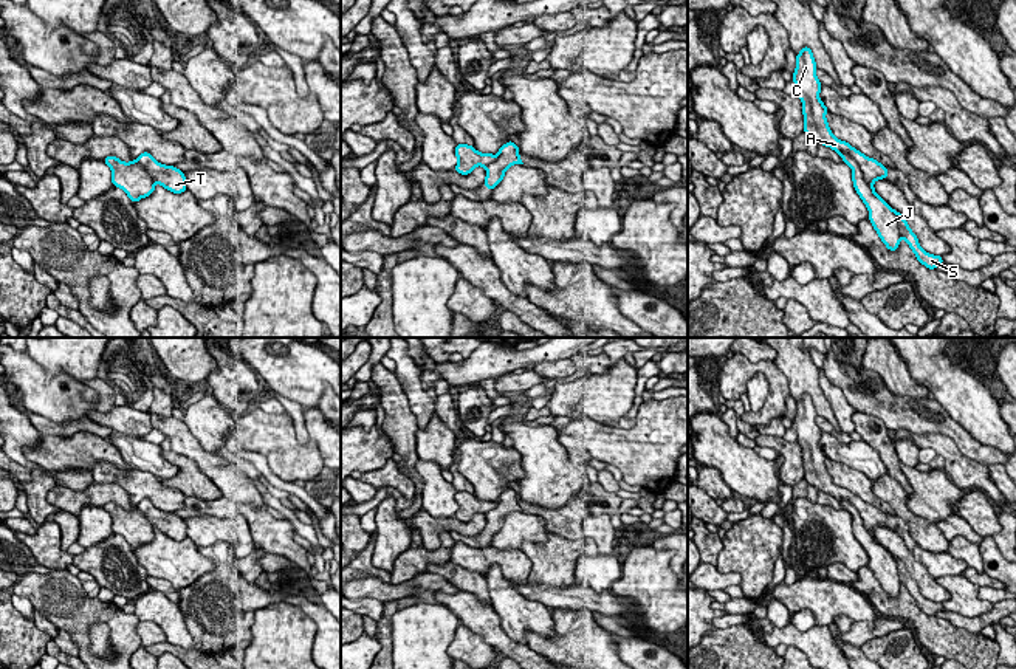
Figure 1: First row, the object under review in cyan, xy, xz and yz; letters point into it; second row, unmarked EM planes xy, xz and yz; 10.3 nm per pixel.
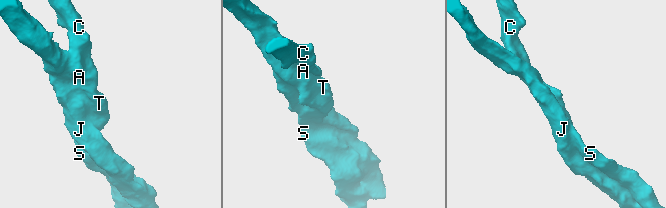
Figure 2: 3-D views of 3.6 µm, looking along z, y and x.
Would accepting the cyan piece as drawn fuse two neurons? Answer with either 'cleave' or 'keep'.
cleave

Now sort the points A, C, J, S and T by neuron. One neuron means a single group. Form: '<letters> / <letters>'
A C S T / J

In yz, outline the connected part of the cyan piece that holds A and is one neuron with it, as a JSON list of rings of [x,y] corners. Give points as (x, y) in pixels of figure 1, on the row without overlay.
[[[804,393],[796,403],[796,417],[791,424],[798,434],[798,443],[802,448],[804,479],[808,485],[833,496],[838,502],[847,499],[858,509],[864,528],[874,536],[874,528],[886,525],[889,517],[877,506],[863,502],[849,489],[833,483],[826,466],[829,457],[819,446],[821,429],[816,424],[816,417],[812,396]]]

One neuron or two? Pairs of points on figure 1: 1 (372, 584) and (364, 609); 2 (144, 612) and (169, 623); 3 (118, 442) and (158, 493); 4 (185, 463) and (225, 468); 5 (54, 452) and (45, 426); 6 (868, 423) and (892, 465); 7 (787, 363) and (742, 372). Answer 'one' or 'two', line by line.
1: two
2: one
3: two
4: two
5: two
6: one
7: two

